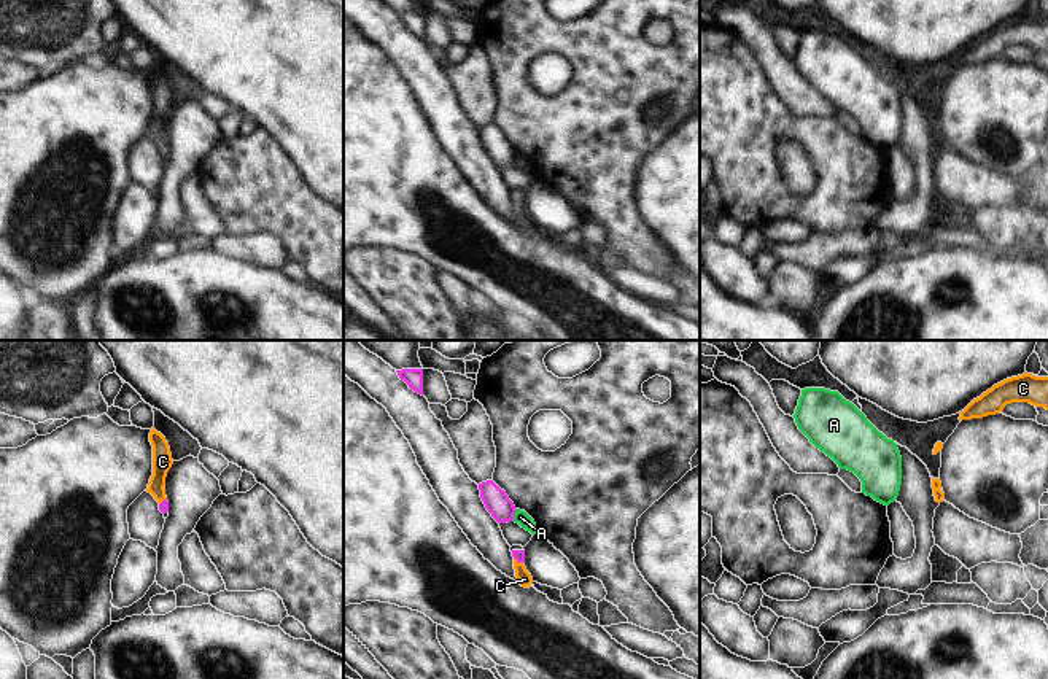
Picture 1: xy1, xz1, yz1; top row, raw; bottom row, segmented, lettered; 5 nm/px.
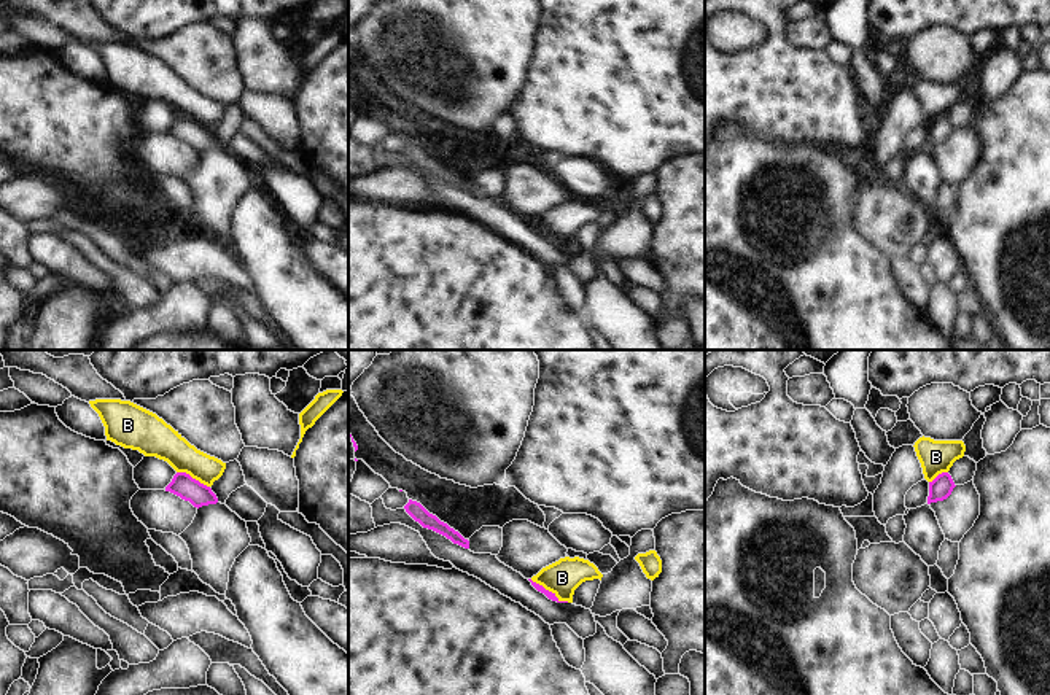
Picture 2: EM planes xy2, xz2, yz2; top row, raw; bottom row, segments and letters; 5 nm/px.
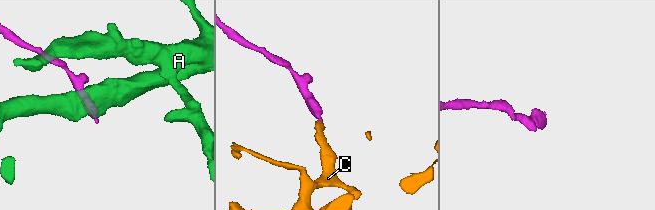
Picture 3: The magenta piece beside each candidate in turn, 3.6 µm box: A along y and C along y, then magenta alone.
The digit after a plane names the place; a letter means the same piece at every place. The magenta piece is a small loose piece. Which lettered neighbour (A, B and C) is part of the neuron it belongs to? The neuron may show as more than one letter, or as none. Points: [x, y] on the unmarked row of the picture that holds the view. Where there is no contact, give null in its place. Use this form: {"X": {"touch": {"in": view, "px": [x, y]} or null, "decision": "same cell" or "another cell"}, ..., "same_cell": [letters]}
{"A": {"touch": {"in": "xz1", "px": [512, 159]}, "decision": "another cell"}, "B": {"touch": {"in": "xz2", "px": [548, 234]}, "decision": "another cell"}, "C": {"touch": {"in": "xz1", "px": [519, 205]}, "decision": "same cell"}, "same_cell": ["C"]}

